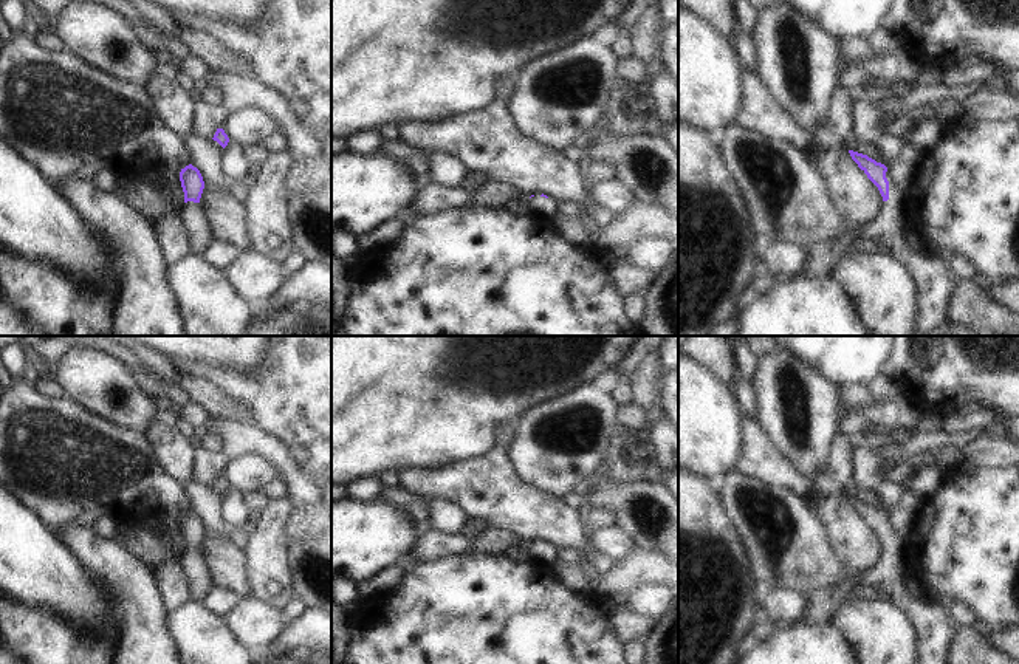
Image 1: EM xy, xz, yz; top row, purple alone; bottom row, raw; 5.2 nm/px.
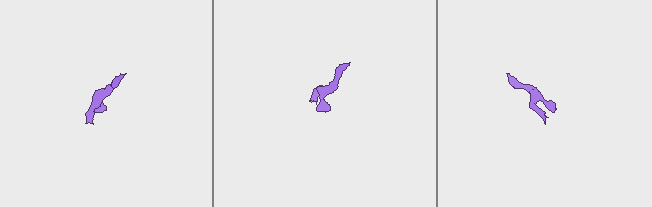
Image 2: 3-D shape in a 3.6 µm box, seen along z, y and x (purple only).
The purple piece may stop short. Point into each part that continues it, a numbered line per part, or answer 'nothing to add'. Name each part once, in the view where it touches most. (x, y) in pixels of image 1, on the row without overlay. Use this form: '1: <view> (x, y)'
1: yz (789, 547)

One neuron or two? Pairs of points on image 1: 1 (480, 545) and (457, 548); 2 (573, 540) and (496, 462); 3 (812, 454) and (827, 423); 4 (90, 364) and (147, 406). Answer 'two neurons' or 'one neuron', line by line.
1: two neurons
2: one neuron
3: one neuron
4: one neuron

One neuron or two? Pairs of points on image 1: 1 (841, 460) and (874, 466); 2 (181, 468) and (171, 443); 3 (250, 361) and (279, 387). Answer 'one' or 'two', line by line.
1: two
2: one
3: two

